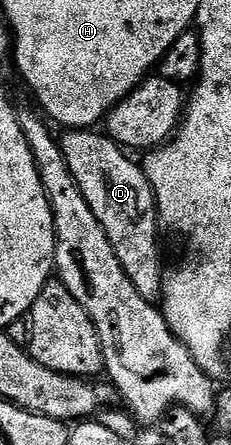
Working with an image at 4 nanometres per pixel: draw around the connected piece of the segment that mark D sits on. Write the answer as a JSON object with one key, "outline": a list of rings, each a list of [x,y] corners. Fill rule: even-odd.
{"outline":[[[91,129],[65,131],[59,141],[59,146],[68,161],[68,168],[72,172],[73,179],[79,185],[89,208],[95,213],[96,220],[104,228],[124,272],[127,273],[129,280],[135,285],[144,300],[157,303],[161,299],[166,270],[162,268],[160,248],[156,240],[156,234],[158,230],[160,231],[160,223],[154,189],[147,180],[145,169],[139,163],[137,165],[132,162],[123,147],[112,141],[109,135],[102,132],[98,134],[98,132]]]}

